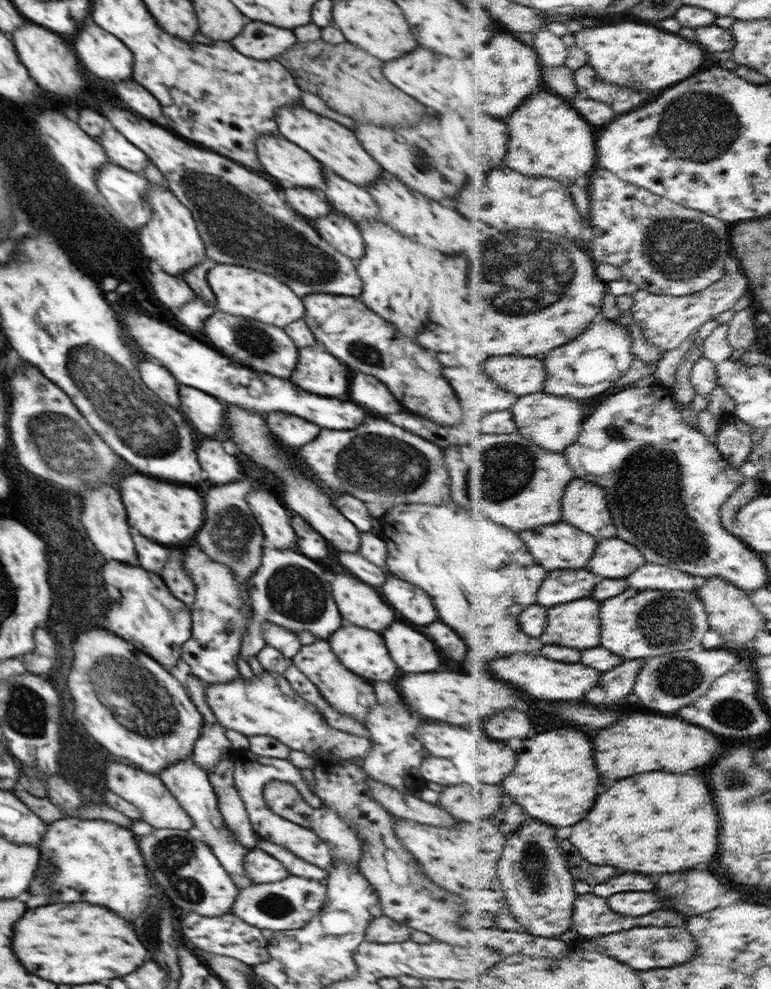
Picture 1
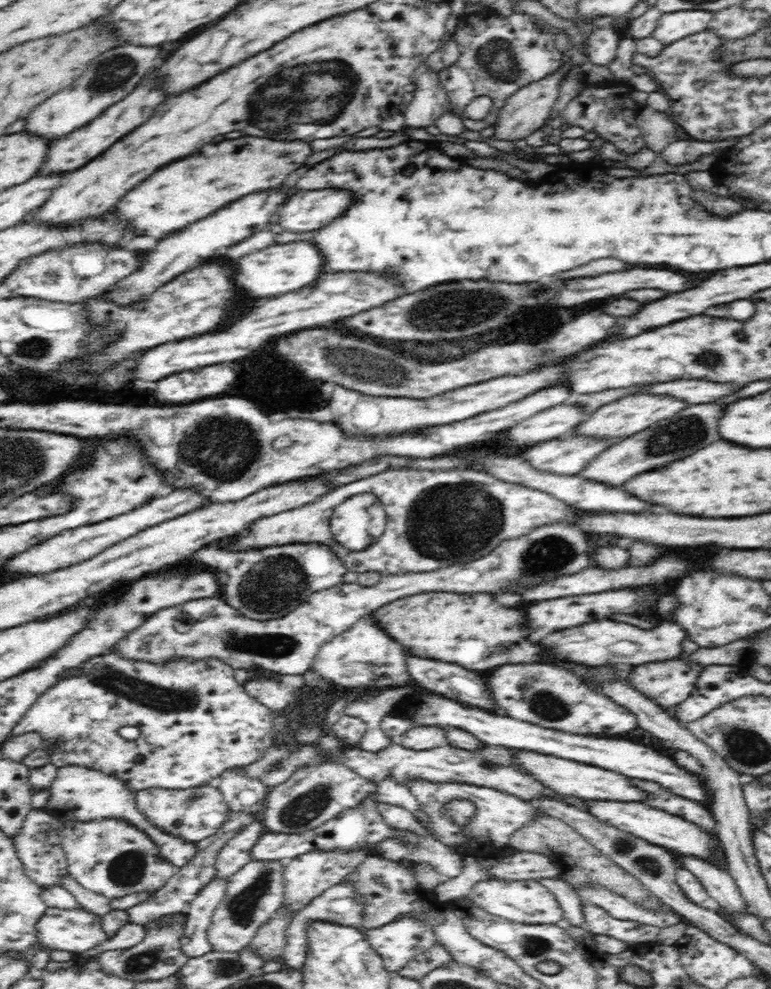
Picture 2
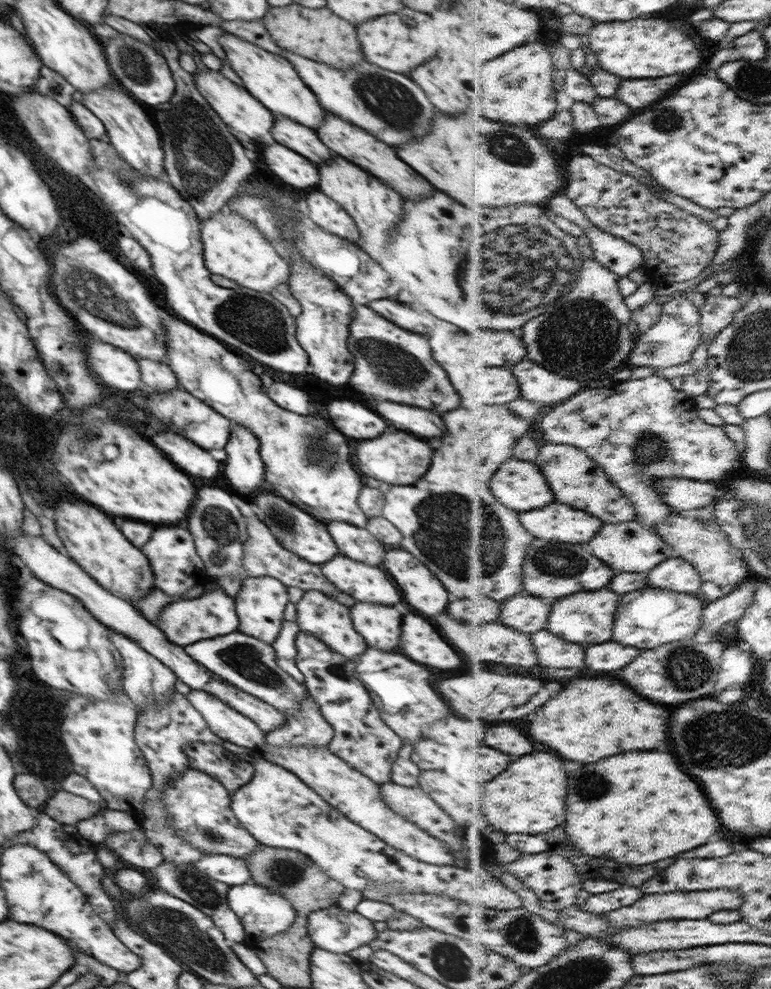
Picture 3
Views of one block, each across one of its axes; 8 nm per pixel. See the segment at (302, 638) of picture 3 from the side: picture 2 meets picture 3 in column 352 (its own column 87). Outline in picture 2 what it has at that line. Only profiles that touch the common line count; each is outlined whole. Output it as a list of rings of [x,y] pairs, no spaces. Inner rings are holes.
[[[108,652],[88,659],[82,668],[84,672],[78,678],[59,680],[39,696],[6,740],[14,735],[37,732],[44,740],[56,742],[56,748],[48,748],[47,752],[52,764],[58,767],[75,764],[101,770],[124,780],[134,791],[207,785],[228,768],[255,763],[275,743],[272,712],[240,688],[234,680],[235,668],[217,658],[176,658],[166,664],[152,664]],[[122,726],[135,726],[140,736],[136,740],[122,738],[118,734]]]

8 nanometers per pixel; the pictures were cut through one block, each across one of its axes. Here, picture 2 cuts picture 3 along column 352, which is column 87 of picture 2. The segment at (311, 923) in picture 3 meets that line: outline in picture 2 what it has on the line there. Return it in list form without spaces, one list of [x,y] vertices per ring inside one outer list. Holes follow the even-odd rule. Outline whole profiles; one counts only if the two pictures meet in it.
[[[48,907],[36,931],[38,944],[76,955],[108,940],[102,928],[102,917],[84,909],[60,910]]]

